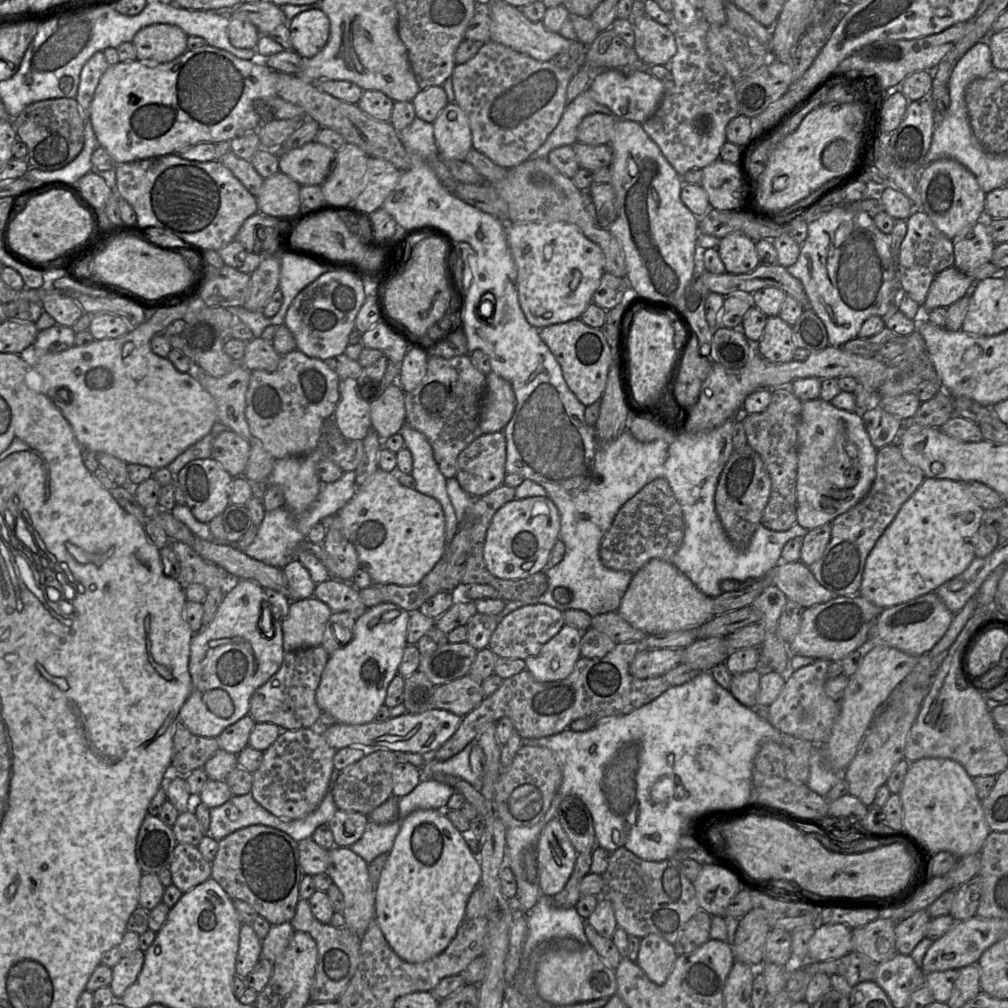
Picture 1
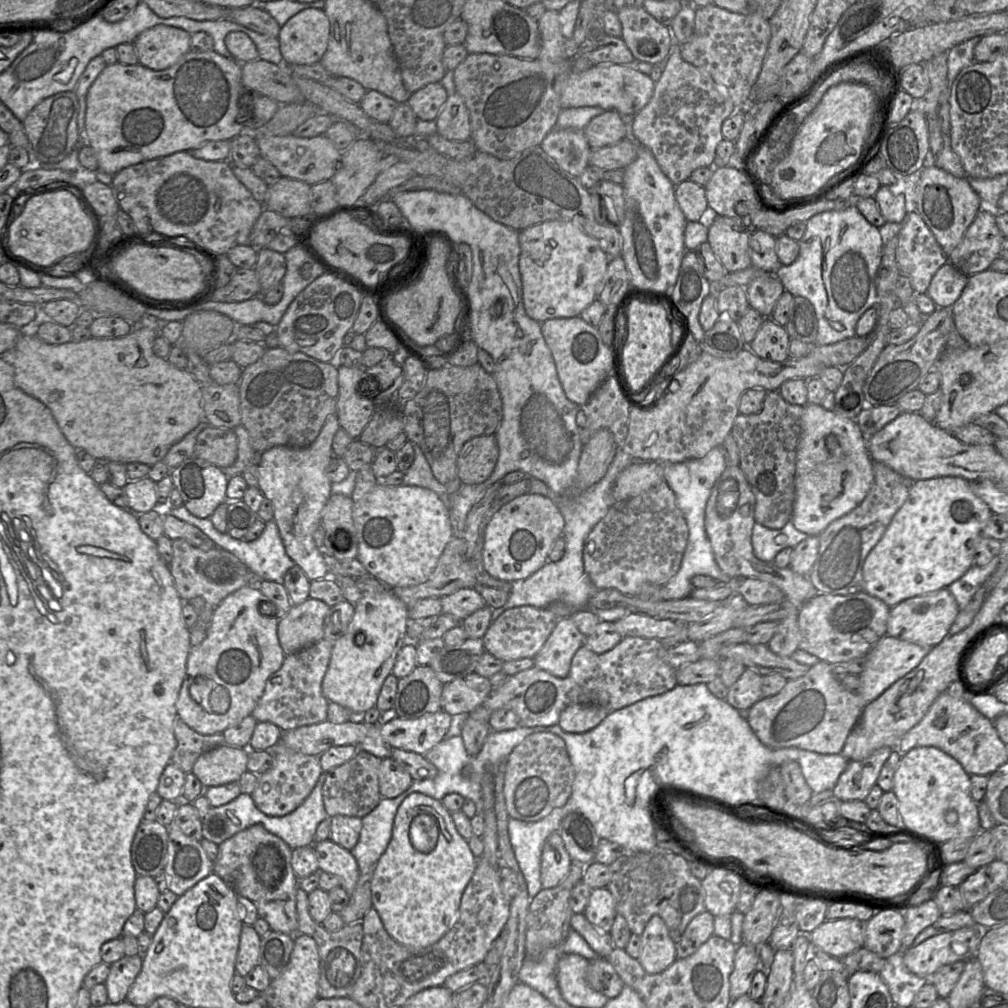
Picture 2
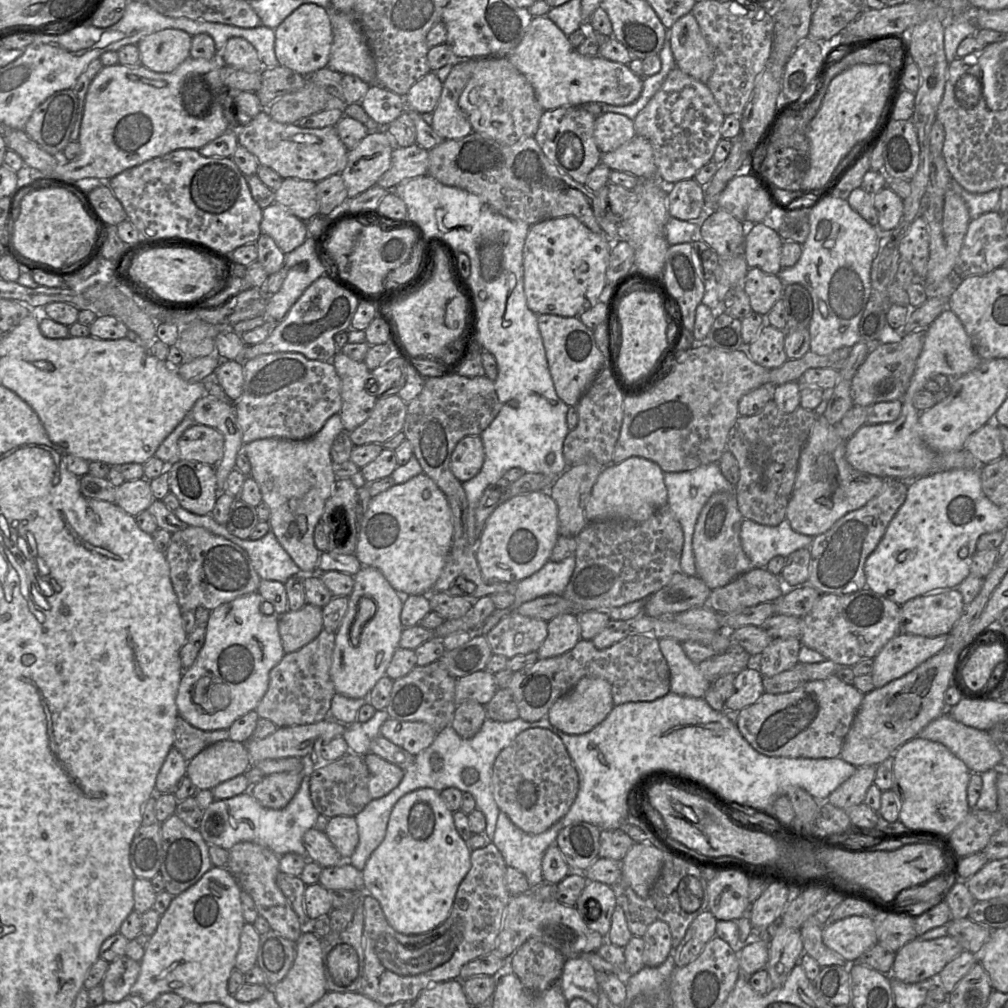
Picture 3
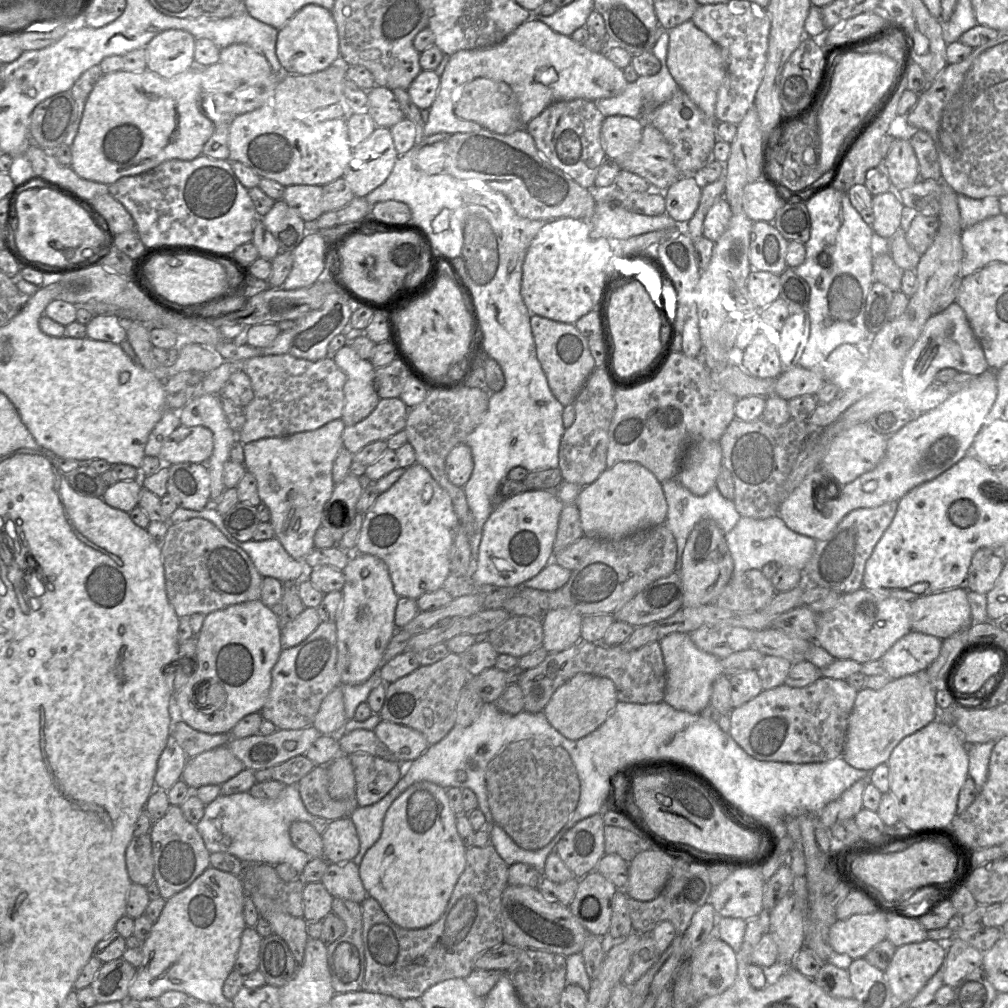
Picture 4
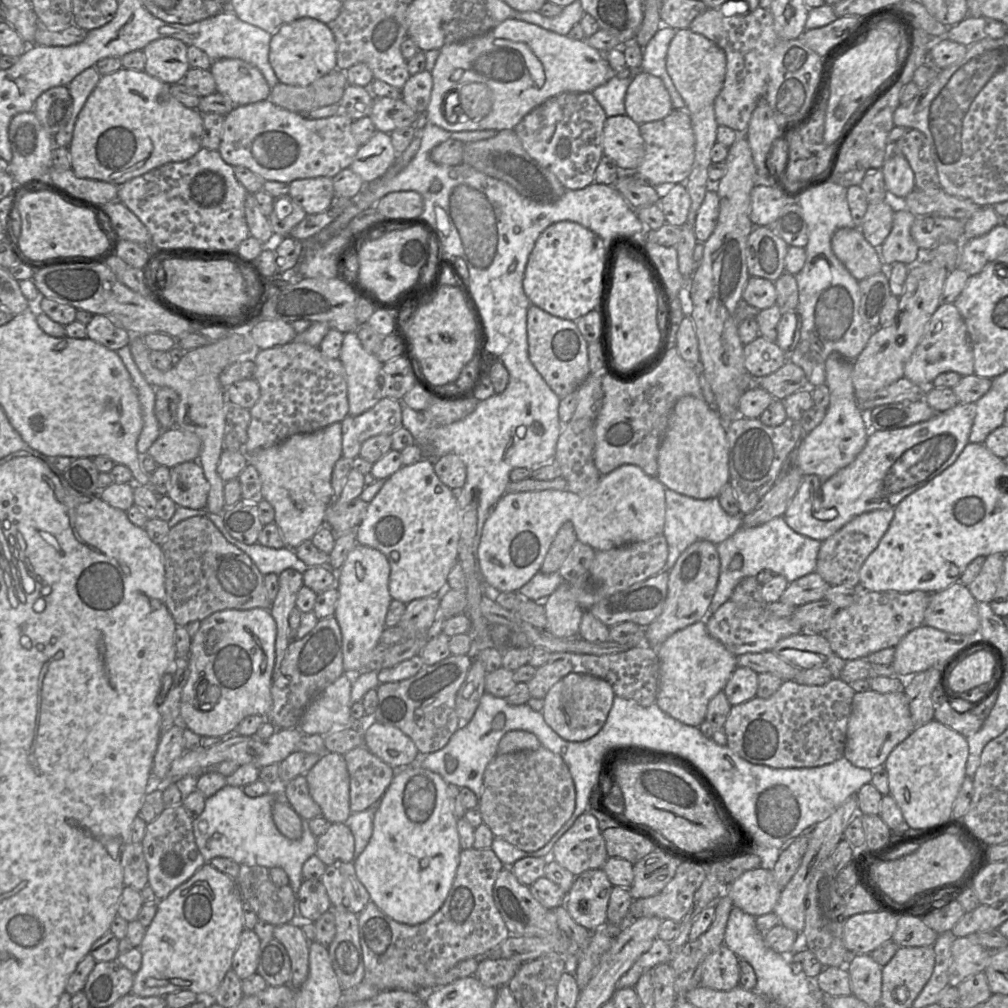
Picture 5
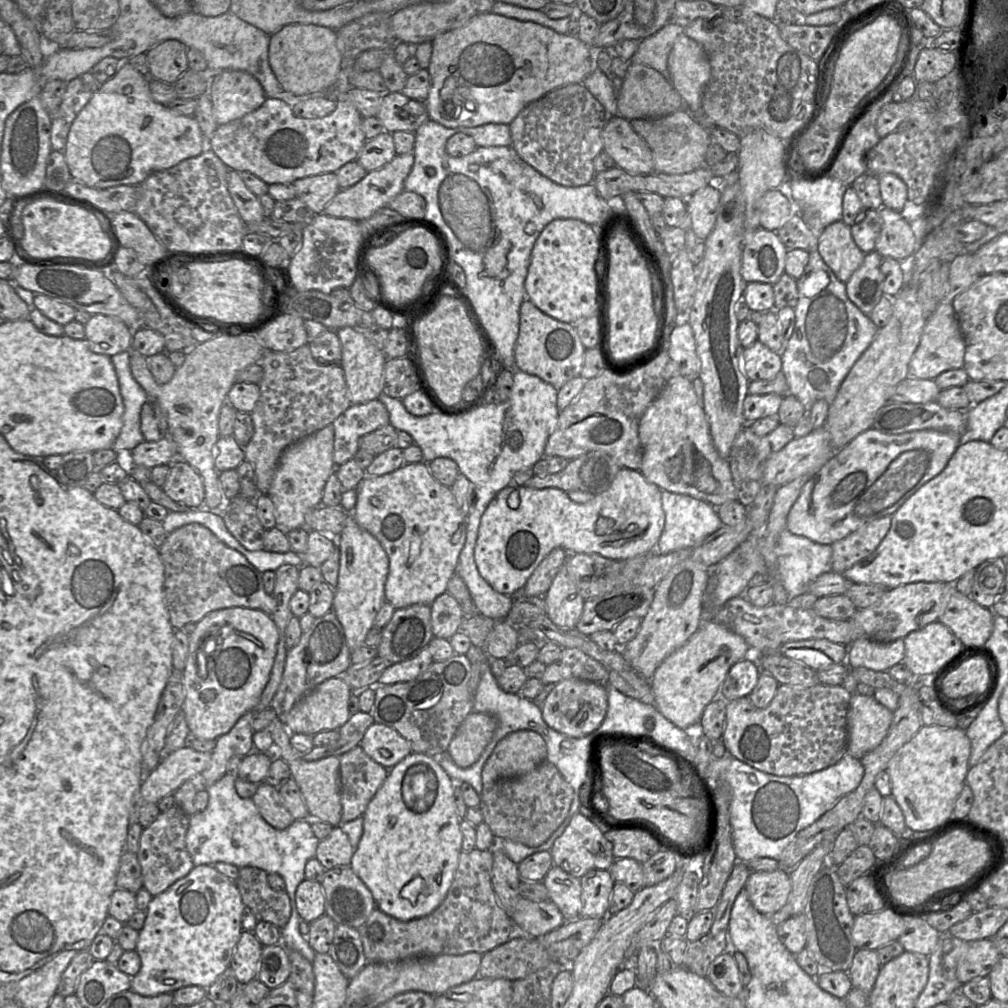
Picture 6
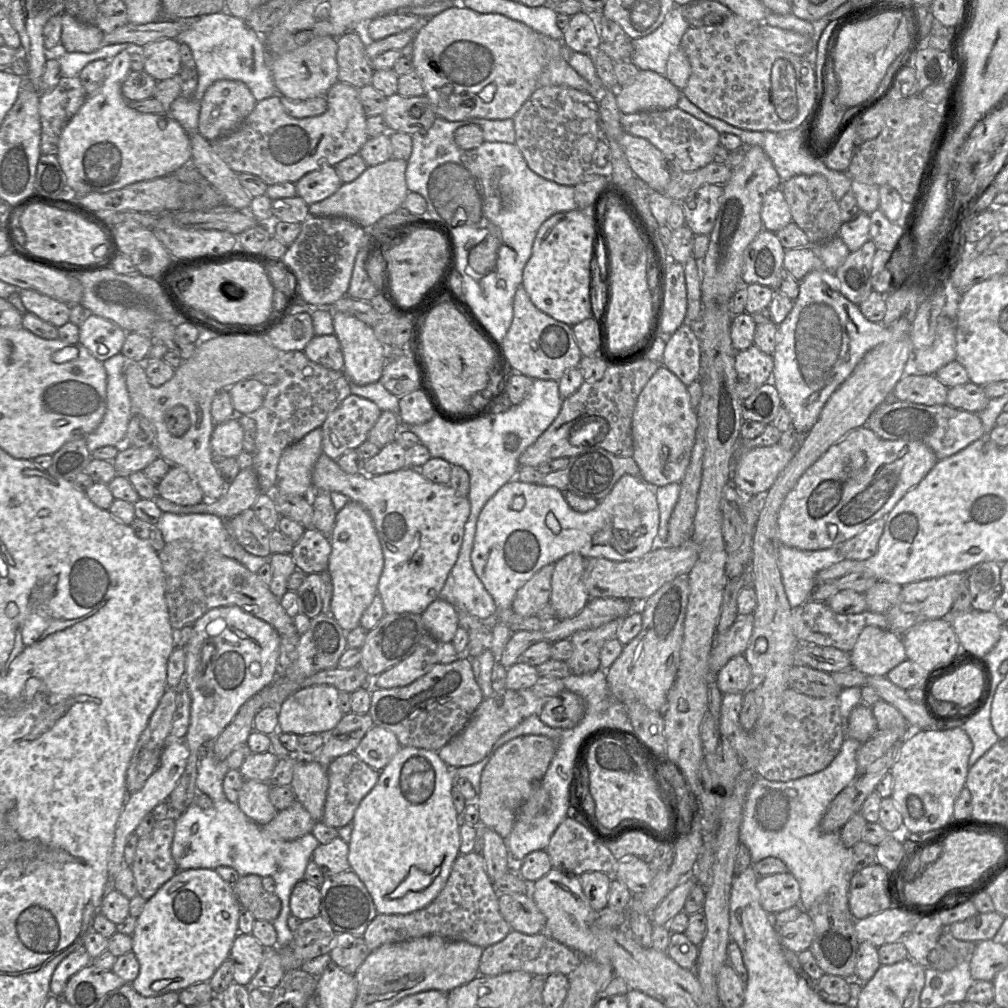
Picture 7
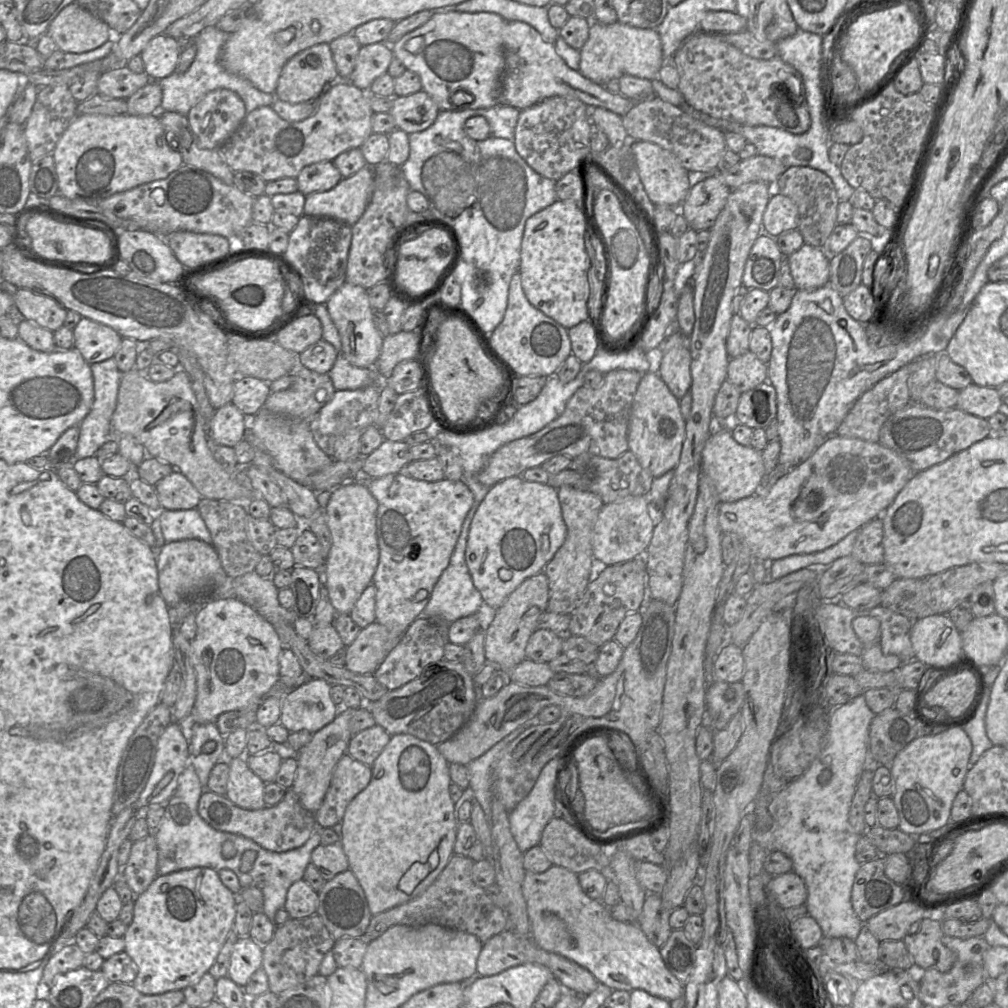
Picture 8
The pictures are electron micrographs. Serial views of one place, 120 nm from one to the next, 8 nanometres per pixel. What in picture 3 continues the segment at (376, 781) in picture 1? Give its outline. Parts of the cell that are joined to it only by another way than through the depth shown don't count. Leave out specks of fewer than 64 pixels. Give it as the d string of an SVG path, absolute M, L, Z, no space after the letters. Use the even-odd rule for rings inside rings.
M348 752L345 756L310 769L310 796L316 810L327 818L355 817L372 800L369 794L369 771L363 756Z

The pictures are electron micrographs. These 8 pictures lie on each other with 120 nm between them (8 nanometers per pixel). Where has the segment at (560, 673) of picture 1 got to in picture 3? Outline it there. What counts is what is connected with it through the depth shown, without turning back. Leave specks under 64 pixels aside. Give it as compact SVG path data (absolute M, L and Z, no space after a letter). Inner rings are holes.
M562 613L547 621L547 636L536 651L538 659L561 655L580 639L578 615Z

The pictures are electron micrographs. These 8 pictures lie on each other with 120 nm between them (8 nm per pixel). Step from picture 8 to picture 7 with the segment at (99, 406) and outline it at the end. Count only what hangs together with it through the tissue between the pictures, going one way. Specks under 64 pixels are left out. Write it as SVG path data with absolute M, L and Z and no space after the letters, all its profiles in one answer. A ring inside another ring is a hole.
M121 353L103 362L107 374L107 406L98 427L85 438L90 452L103 446L121 446L125 442L131 402L125 380L128 359Z

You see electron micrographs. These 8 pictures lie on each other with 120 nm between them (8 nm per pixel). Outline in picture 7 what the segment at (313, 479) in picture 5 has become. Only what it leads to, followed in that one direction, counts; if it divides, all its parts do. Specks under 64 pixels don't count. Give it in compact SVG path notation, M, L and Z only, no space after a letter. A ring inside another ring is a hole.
M316 428L282 453L276 488L284 494L311 496L313 468L322 453L322 430Z

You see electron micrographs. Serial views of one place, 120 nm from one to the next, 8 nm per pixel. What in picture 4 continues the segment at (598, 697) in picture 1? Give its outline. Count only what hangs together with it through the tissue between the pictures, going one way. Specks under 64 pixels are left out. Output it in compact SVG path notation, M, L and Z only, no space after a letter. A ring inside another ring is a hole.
M579 640L559 652L551 652L533 668L523 671L516 682L523 693L523 710L536 713L544 709L555 690L578 673L587 673L612 680L617 701L650 704L663 701L666 688L666 668L659 642L651 642L640 648L624 650L602 643Z

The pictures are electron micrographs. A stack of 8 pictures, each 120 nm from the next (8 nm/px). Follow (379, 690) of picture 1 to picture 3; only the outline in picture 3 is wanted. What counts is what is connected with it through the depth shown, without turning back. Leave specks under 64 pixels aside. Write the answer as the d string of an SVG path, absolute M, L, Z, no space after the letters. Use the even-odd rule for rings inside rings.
M363 566L354 575L354 586L348 597L346 614L336 631L335 647L332 654L330 678L337 694L352 699L366 698L391 662L404 627L401 623L401 612L404 596L399 594L376 568ZM361 598L373 599L376 603L374 616L363 626L357 638L357 646L350 642L350 628L354 623Z

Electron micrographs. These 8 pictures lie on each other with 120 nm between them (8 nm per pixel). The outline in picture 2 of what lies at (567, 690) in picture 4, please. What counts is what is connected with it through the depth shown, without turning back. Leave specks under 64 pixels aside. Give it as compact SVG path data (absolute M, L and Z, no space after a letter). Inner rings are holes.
M572 704L561 711L557 724L568 733L584 733L595 728L608 713L600 705Z

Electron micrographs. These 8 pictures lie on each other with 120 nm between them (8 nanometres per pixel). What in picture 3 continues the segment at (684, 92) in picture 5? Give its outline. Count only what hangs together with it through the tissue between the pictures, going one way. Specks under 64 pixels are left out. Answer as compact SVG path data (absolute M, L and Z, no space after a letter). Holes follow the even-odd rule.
M692 13L678 19L670 30L670 48L676 66L707 83L714 70L714 54Z

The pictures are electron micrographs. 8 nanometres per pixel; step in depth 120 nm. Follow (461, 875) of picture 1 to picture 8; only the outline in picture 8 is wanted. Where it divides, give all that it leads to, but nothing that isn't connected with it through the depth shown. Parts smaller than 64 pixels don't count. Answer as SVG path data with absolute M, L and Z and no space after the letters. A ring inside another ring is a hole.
M396 734L391 736L390 741L372 765L372 778L368 786L348 804L341 821L340 843L348 858L349 869L354 873L365 893L372 916L406 903L422 894L435 881L454 854L453 847L456 841L458 819L455 803L450 797L449 787L451 783L449 763L439 752L437 746L410 734Z

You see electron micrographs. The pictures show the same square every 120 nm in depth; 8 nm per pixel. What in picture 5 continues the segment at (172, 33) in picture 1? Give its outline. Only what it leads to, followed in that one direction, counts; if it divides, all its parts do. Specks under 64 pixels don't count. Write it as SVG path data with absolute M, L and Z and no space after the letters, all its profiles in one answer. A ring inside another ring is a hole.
M172 37L152 41L143 49L144 71L168 85L180 83L190 69L187 50L188 45Z

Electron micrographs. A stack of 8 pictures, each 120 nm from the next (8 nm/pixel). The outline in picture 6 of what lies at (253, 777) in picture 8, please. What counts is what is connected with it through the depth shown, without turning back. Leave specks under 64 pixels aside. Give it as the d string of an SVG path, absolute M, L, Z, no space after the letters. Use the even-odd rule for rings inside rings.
M265 782L258 784L252 801L263 819L275 829L286 829L295 821L285 807L278 787L273 787Z

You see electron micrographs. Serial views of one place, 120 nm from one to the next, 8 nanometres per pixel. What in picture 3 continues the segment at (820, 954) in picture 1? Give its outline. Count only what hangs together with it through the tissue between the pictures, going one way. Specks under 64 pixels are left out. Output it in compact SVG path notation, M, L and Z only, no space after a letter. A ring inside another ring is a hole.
M849 916L828 922L822 928L824 944L837 952L847 962L855 963L858 958L878 943L877 916Z

